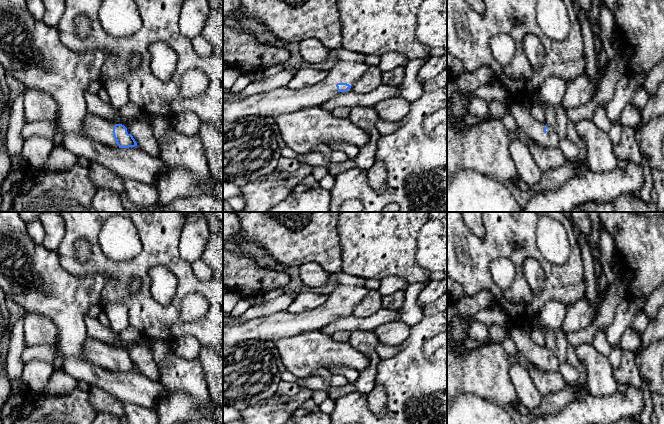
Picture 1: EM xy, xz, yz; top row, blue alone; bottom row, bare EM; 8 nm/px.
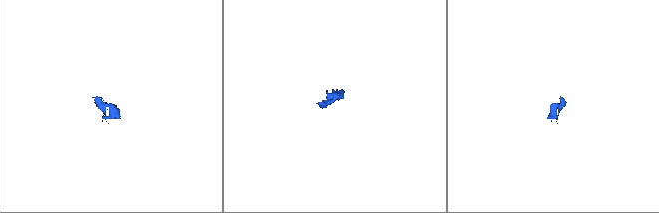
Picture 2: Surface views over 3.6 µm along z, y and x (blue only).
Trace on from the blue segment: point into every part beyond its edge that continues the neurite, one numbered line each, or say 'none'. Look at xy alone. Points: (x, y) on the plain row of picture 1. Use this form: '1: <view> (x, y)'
1: xy (99, 353)

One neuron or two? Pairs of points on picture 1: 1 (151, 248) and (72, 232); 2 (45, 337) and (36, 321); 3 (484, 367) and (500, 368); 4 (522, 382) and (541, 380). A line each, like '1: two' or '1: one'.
1: one
2: one
3: one
4: two

